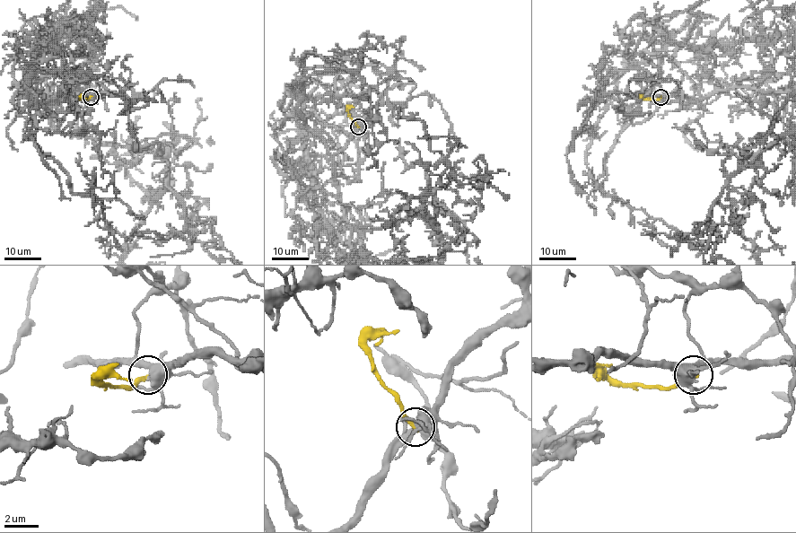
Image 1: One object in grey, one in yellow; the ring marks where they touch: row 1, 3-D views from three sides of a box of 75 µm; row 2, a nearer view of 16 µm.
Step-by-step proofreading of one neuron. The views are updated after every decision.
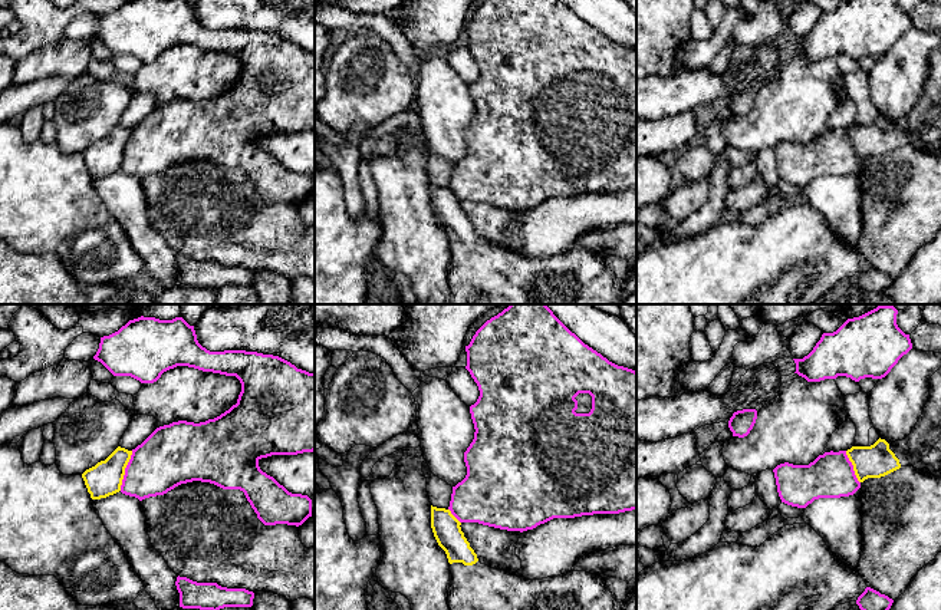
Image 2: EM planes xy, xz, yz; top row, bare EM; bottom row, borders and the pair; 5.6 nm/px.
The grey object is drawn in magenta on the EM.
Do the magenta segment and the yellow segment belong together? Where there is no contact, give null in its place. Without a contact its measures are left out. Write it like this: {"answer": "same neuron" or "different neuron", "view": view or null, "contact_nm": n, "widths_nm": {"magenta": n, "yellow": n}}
{"answer": "different neuron", "view": "xy", "contact_nm": 240, "widths_nm": {"magenta": 320, "yellow": 190}}

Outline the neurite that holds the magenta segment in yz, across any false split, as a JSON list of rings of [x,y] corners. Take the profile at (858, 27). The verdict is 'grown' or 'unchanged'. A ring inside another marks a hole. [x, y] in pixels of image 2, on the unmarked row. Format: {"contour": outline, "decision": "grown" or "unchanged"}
{"contour": [[[845,0],[836,10],[823,11],[813,29],[803,37],[793,37],[796,50],[807,60],[850,56],[859,60],[865,56],[882,57],[898,39],[912,27],[909,13],[896,0]]], "decision": "unchanged"}

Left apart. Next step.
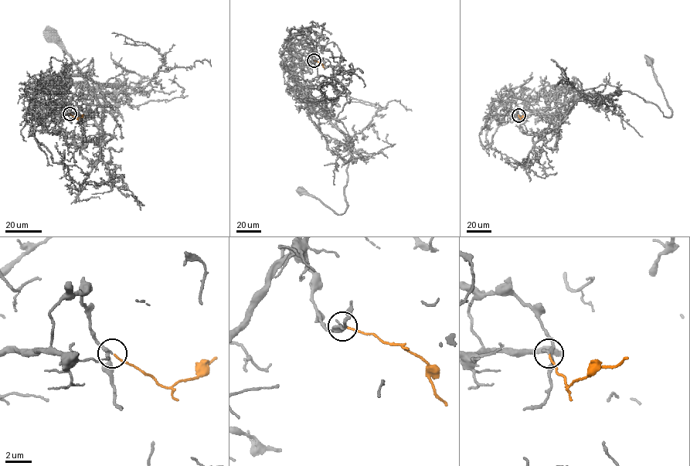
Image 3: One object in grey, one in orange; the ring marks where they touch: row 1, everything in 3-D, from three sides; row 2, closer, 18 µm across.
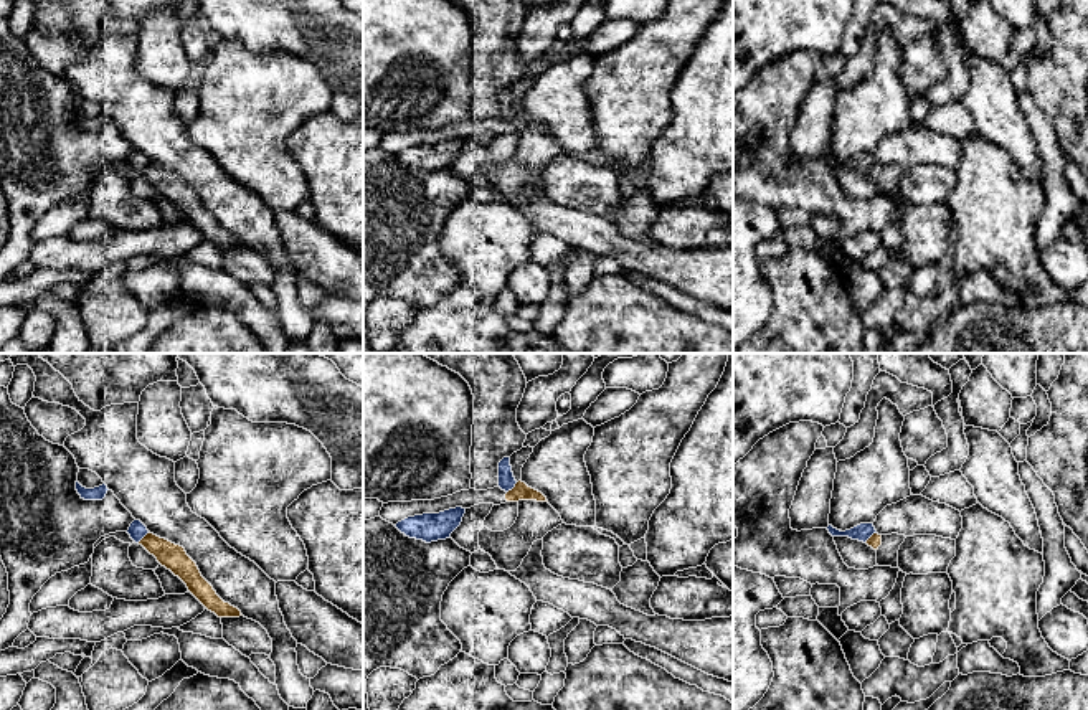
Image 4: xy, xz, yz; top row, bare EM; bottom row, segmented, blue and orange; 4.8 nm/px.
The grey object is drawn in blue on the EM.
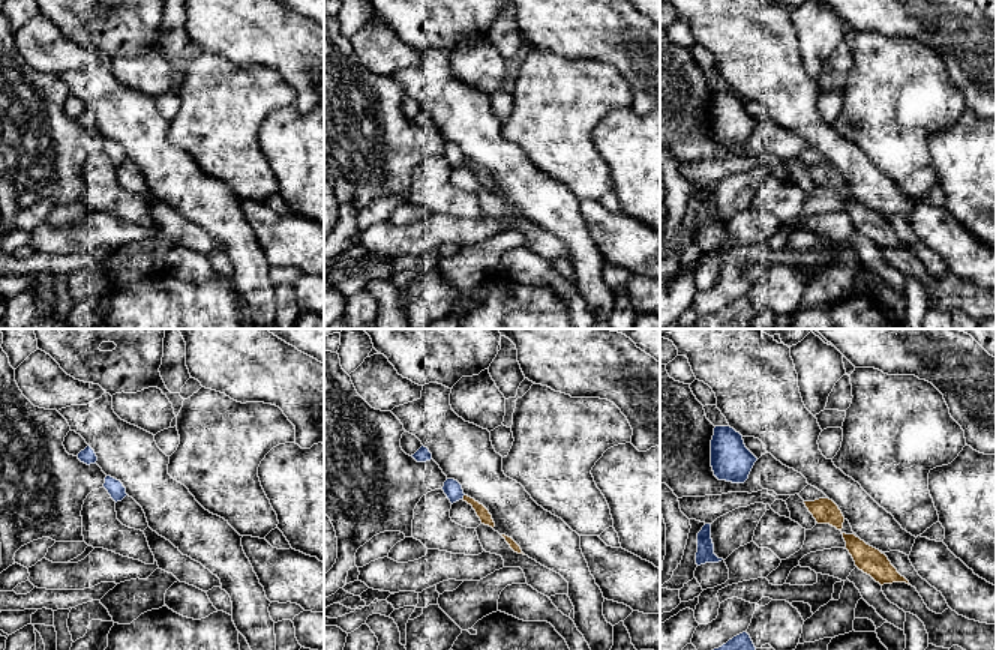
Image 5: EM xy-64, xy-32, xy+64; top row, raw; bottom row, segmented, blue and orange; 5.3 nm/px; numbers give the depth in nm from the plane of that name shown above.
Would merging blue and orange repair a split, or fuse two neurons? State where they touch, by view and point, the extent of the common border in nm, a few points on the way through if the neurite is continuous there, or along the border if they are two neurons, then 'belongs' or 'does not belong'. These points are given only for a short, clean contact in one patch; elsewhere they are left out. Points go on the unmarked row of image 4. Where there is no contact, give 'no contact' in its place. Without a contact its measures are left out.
contact xz (512, 118); length 80 nm; border xz (517, 113), (507, 123); does not belong

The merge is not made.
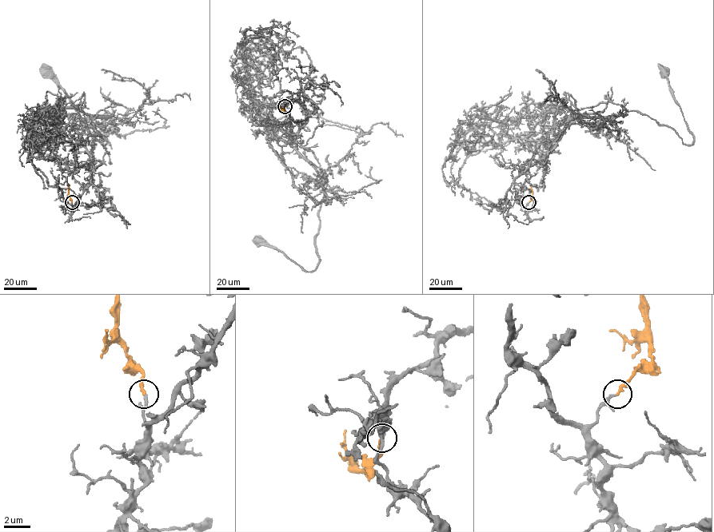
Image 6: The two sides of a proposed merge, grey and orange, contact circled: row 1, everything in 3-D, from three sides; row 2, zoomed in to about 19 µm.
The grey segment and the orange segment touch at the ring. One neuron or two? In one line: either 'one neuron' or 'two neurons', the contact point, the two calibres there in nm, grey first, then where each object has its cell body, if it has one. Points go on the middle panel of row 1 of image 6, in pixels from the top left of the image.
one neuron; place (285, 106); calibres 150 and 240 nm; soma grey (260, 241); soma orange none

